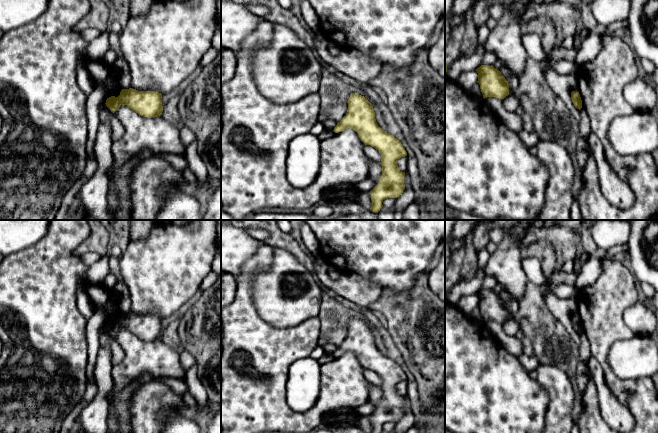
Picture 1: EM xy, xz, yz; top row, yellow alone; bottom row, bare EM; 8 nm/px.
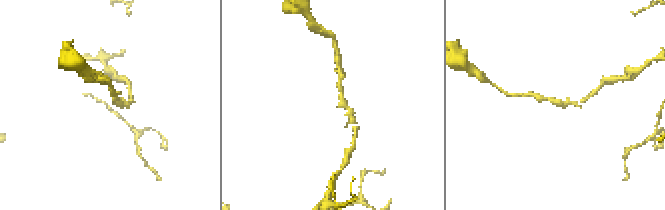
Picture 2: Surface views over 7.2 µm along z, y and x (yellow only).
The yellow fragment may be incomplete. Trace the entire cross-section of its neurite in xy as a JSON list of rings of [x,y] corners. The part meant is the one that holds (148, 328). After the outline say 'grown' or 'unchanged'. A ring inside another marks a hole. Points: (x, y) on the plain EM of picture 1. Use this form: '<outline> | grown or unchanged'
[[[133,312],[122,313],[118,321],[107,322],[105,328],[113,337],[121,329],[127,329],[139,339],[147,342],[155,342],[163,336],[162,318],[155,315],[138,315]]] | unchanged

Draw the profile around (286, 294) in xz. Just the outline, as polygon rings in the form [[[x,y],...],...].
[[[273,249],[271,267],[254,275],[254,305],[260,317],[273,327],[288,328],[318,317],[322,295],[315,273],[309,272],[292,253],[283,249]]]

